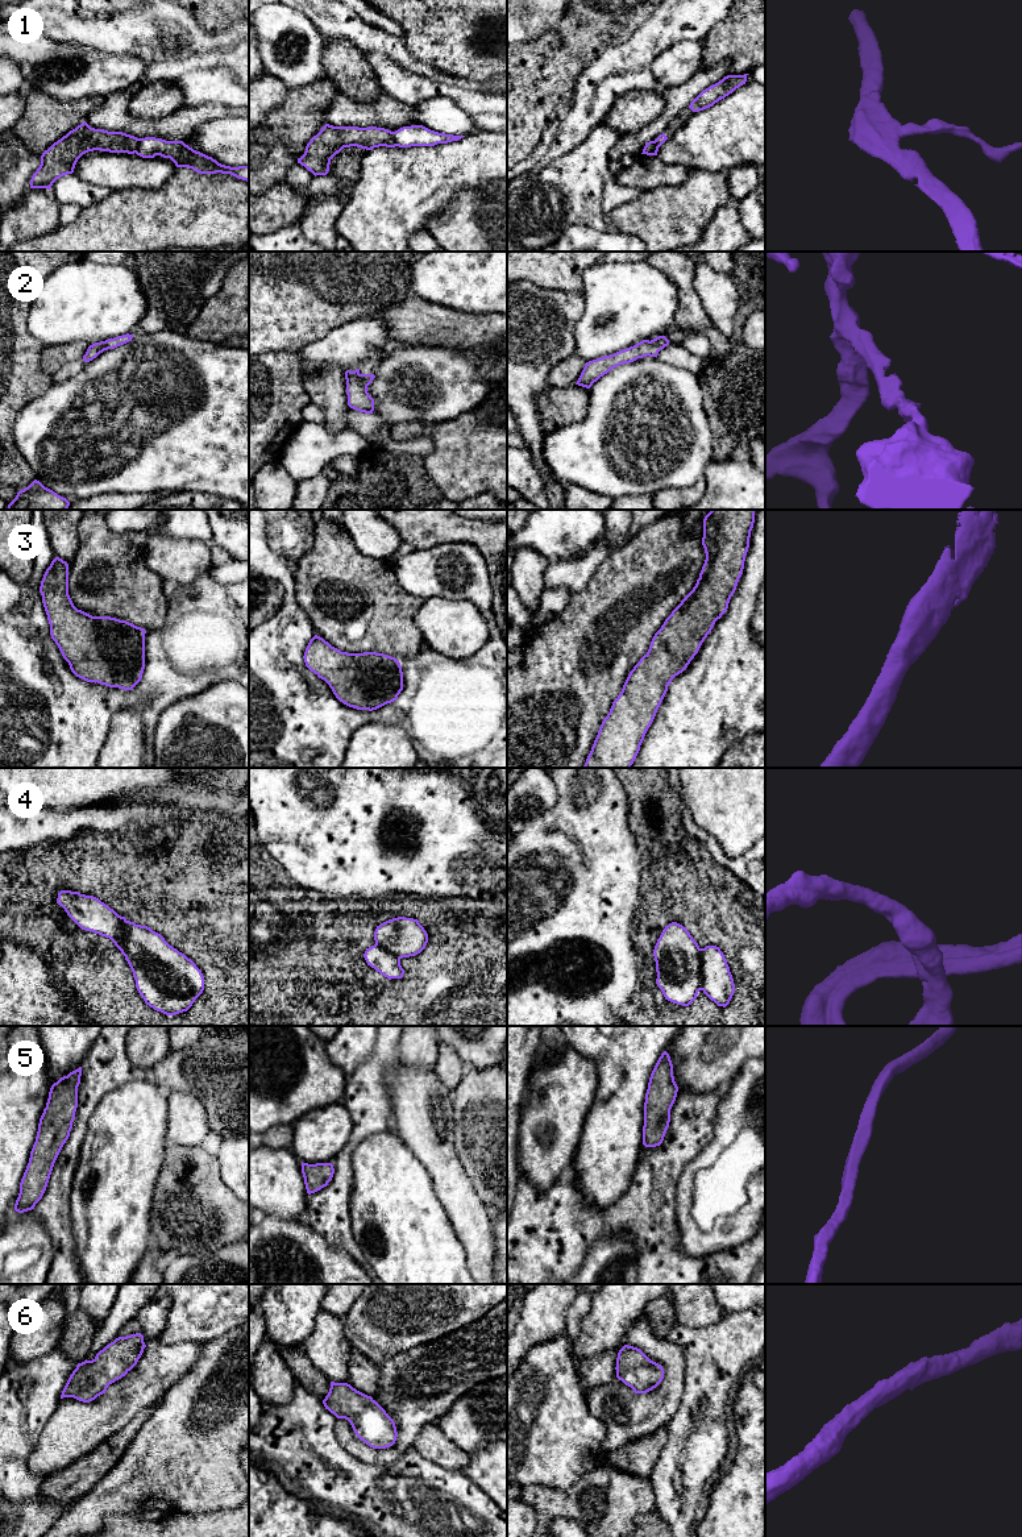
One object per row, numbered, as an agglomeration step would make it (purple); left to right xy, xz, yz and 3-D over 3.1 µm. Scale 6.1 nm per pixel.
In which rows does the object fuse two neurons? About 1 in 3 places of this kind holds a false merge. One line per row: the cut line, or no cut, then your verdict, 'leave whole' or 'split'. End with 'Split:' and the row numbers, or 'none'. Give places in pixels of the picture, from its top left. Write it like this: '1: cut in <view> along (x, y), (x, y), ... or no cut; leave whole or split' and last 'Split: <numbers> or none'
1: cut in xy along (140, 138), (134, 152); split
2: no cut; leave whole
3: no cut; leave whole
4: no cut; leave whole
5: no cut; leave whole
6: no cut; leave whole
Split: 1

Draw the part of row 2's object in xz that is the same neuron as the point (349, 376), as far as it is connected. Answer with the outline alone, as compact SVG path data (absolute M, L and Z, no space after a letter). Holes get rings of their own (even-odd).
M360 369L345 371L348 406L356 411L373 414L374 399L367 392L367 386L375 378L374 374L361 374Z

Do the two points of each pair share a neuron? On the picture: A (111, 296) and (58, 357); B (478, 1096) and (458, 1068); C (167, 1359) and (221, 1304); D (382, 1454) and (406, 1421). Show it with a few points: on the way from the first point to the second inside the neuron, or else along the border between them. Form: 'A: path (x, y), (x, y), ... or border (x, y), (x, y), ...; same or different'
A: border (88, 344), (84, 341), (70, 341), (45, 347); different
B: border (469, 1068), (451, 1091); different
C: border (157, 1338), (163, 1342), (199, 1341), (204, 1344); different
D: path (393, 1453), (402, 1445), (406, 1432); same

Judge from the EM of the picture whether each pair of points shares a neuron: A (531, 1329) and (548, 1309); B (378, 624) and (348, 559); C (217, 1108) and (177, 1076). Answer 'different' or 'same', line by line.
A: same
B: same
C: same

